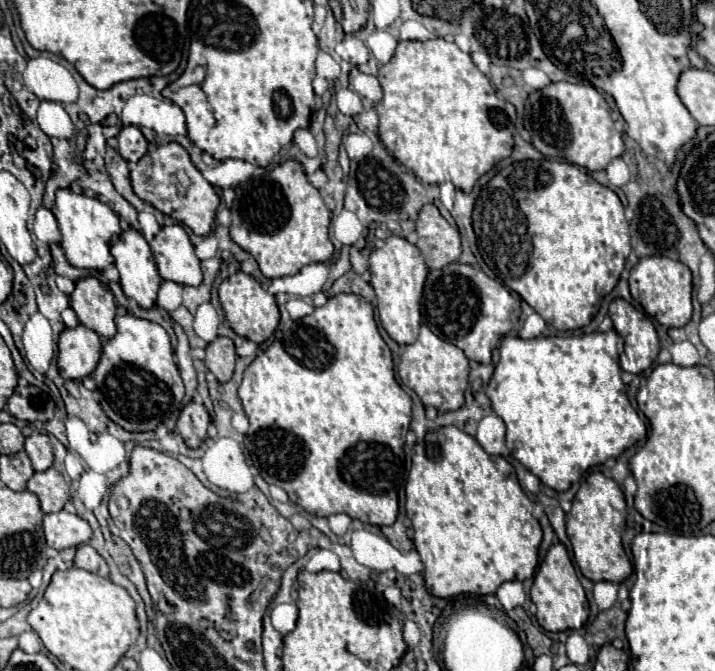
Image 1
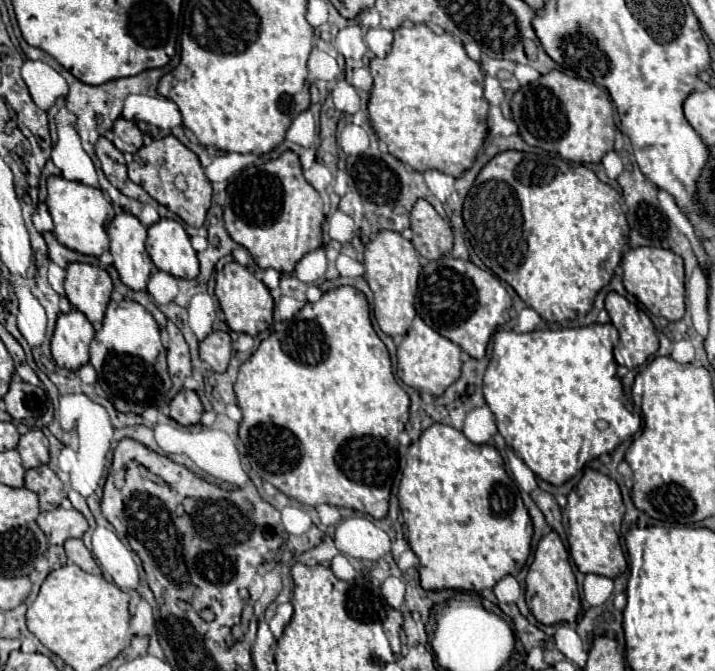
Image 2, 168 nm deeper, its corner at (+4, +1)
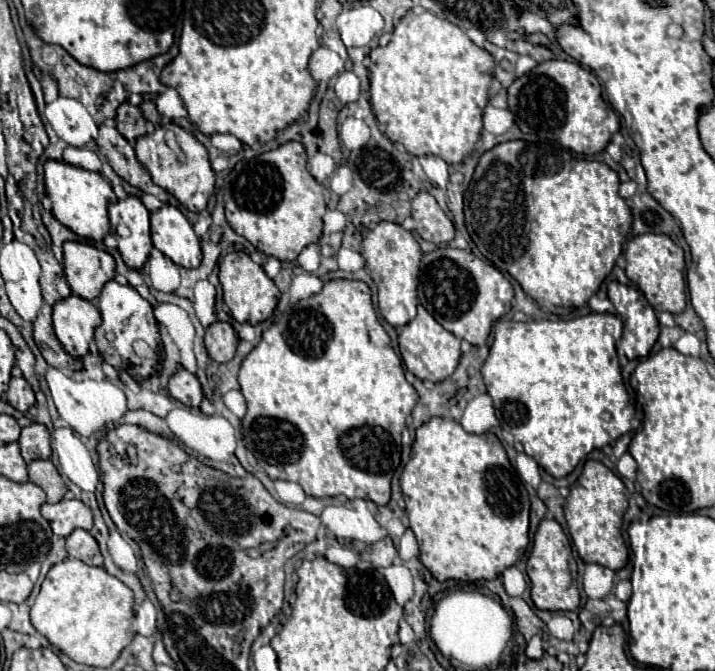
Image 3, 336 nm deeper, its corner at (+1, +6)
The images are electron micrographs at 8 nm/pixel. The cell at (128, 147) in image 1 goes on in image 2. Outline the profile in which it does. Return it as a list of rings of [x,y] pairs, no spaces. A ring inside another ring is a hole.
[[[122,117],[116,119],[112,133],[114,133],[112,143],[122,153],[132,153],[134,155],[142,147],[142,131],[136,127],[134,121],[126,121]]]

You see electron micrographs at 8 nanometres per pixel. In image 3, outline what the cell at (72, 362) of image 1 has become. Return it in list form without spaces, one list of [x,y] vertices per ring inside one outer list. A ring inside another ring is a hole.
[[[71,294],[53,306],[55,334],[73,358],[81,358],[89,352],[89,344],[99,322],[101,314],[93,302],[79,298],[77,294]]]

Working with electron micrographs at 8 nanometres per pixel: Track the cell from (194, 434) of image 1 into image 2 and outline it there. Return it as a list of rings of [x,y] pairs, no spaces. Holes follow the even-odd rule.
[[[182,389],[172,401],[170,401],[170,417],[184,427],[200,423],[200,417],[204,413],[204,407],[198,399],[198,395],[190,389]]]

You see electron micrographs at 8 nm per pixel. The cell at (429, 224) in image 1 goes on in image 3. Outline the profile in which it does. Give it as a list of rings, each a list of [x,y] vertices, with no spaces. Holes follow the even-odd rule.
[[[419,192],[411,200],[411,216],[402,226],[410,231],[417,229],[423,240],[435,244],[449,244],[455,236],[453,222],[447,218],[447,214],[439,208],[437,200],[429,192]]]

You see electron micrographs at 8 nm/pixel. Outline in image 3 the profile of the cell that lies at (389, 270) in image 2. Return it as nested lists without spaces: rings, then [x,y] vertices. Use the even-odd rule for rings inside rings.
[[[379,222],[363,238],[361,254],[365,258],[365,268],[369,276],[377,284],[381,316],[395,328],[401,328],[407,322],[411,322],[415,318],[417,308],[417,278],[419,278],[419,262],[423,256],[413,234],[395,222]]]

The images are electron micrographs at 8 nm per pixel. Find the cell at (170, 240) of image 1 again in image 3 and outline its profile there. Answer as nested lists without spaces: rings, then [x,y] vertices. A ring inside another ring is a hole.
[[[163,204],[151,212],[151,238],[157,250],[183,268],[197,268],[201,262],[201,244],[193,226],[179,208]]]

